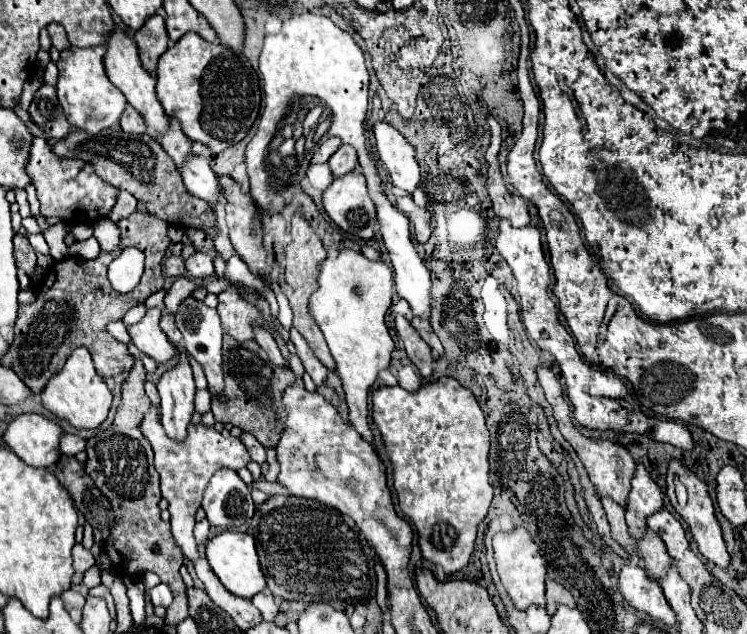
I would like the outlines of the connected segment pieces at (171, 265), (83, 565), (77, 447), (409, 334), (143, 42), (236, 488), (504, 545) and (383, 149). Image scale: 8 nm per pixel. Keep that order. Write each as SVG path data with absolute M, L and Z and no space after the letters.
M168 257L166 261L164 261L164 275L168 275L168 277L178 277L178 275L182 275L182 271L184 271L184 261L180 259L180 257Z
M76 545L72 549L72 559L74 559L74 571L76 573L86 573L96 563L94 555L88 549L84 549L82 545Z
M64 434L60 441L60 452L65 455L75 456L85 447L86 441L74 434Z
M396 317L396 331L400 335L400 339L404 341L406 353L410 357L410 361L414 363L414 367L420 371L422 377L430 377L432 373L432 355L430 355L430 347L422 341L422 337L416 333L416 329L408 323L406 317Z
M152 15L136 33L134 41L138 43L140 49L140 59L144 69L148 69L152 75L156 75L156 65L160 55L168 49L168 35L164 27L162 15Z
M220 469L204 489L202 509L212 527L238 529L252 519L254 501L248 485L232 469Z
M516 527L508 533L496 533L492 545L494 545L494 559L496 559L500 581L508 591L516 609L526 609L530 605L544 605L546 561L540 555L540 549L530 537L530 533L524 527Z
M378 121L372 127L376 137L376 149L380 161L386 165L392 183L408 193L412 193L420 181L420 167L414 159L414 147L386 121Z

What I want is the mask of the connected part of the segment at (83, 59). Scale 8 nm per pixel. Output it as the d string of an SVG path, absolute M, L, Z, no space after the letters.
M96 45L96 47L70 47L61 52L57 62L58 67L58 101L70 119L74 127L80 127L88 133L98 133L102 129L112 127L124 107L126 107L126 97L110 83L104 71L104 53L106 45Z

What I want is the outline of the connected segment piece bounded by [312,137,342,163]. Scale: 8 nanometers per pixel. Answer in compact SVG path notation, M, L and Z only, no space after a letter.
M332 137L332 139L322 141L320 147L318 147L318 151L316 151L314 157L312 157L312 163L326 163L326 161L336 153L336 149L338 149L340 145L342 145L342 141L340 141L338 137Z

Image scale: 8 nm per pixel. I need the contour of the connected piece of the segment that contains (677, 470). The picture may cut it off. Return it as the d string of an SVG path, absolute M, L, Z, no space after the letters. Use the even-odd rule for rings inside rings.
M668 457L668 475L666 475L666 483L668 483L666 495L668 495L670 503L672 503L672 507L674 507L674 509L680 513L680 517L688 523L690 533L692 533L694 541L698 543L700 553L702 553L708 561L716 563L718 567L728 567L730 555L728 555L728 551L726 551L726 545L724 545L724 539L722 539L722 531L720 531L720 523L718 523L716 515L714 515L714 503L712 503L712 499L710 499L710 495L708 495L706 483L704 483L702 479L698 479L696 473L692 473L682 461L672 459L672 457ZM674 479L678 479L678 481L686 487L686 491L688 491L688 501L686 501L686 505L680 505L678 499L676 499L676 493L674 493Z

